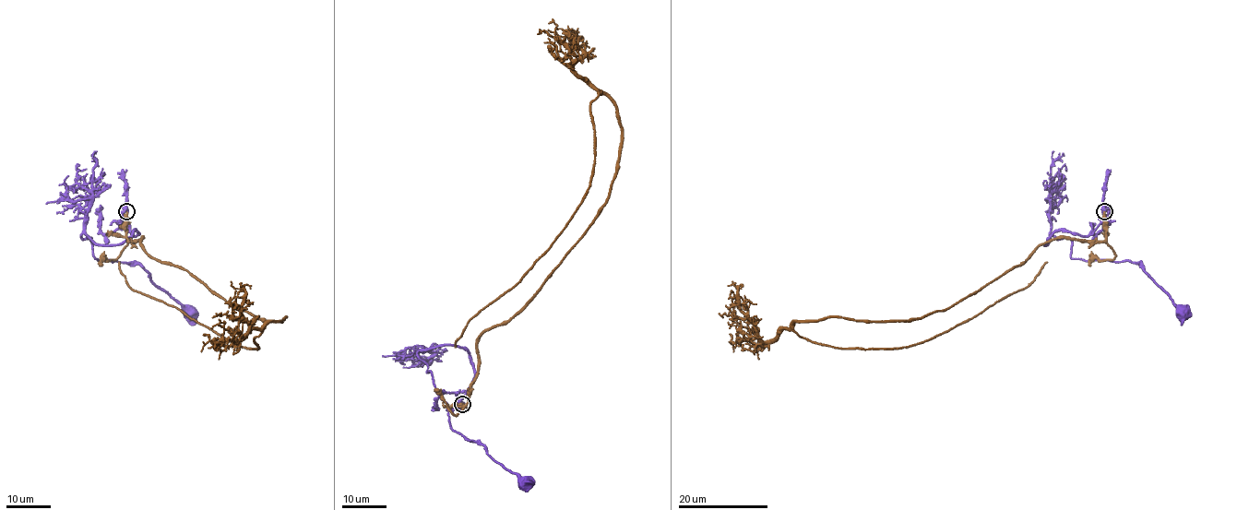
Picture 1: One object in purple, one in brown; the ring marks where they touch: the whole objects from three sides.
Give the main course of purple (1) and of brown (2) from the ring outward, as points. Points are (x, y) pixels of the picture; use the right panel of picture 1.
1: (1103, 210), (1087, 235), (1055, 231), (1044, 245), (1049, 234), (1071, 241), (1072, 258), (1140, 264), (1181, 313)
2: (1103, 212), (1103, 241), (1049, 240), (946, 309), (793, 330), (898, 349), (1047, 262)

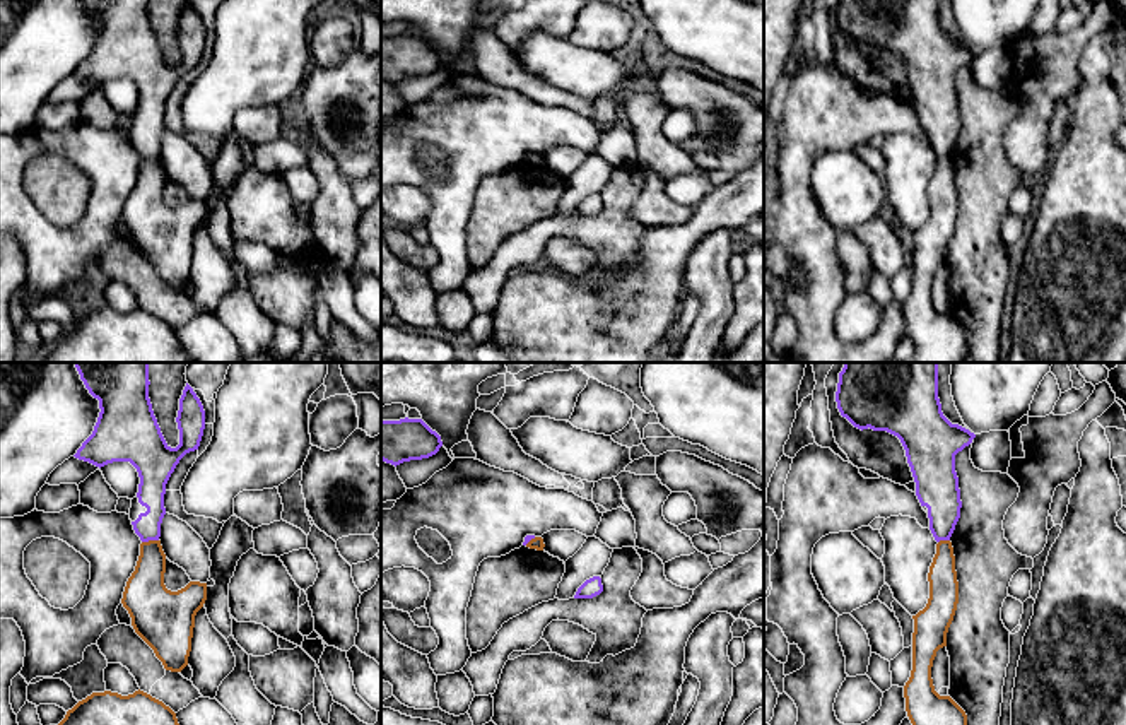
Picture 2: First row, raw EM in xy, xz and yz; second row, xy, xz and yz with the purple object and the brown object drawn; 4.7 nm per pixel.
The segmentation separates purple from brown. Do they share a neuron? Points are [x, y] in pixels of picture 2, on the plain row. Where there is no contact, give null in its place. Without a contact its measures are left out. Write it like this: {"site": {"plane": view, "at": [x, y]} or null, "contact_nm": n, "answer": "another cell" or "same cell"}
{"site": {"plane": "xy", "at": [149, 156]}, "contact_nm": 80, "answer": "another cell"}

